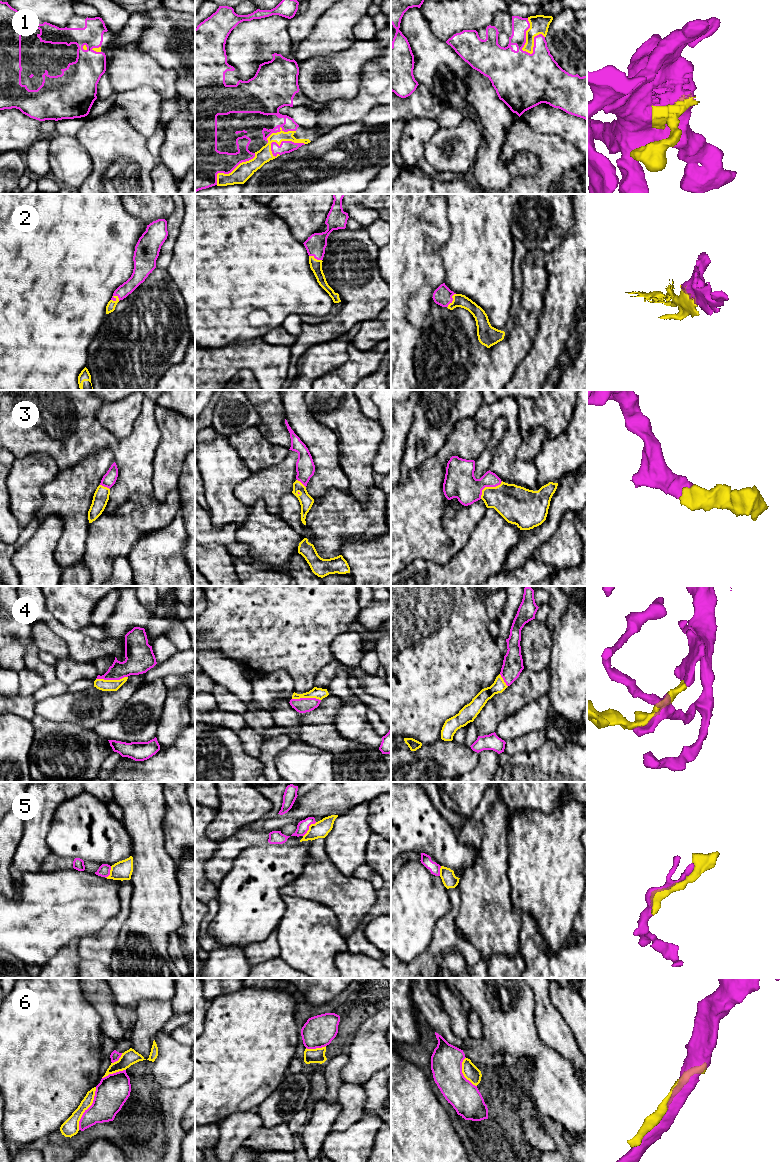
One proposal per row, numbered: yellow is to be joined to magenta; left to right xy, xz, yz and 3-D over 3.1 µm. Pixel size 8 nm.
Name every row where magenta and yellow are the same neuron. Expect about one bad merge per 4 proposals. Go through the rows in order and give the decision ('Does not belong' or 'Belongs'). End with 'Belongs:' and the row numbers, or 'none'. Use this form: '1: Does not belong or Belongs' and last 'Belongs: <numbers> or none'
1: Belongs
2: Belongs
3: Belongs
4: Belongs
5: Does not belong
6: Belongs
Belongs: 1, 2, 3, 4, 6

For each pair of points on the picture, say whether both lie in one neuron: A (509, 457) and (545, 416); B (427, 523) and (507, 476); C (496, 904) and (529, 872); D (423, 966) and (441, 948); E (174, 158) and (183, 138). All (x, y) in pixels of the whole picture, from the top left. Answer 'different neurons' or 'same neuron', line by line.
A: different neurons
B: different neurons
C: different neurons
D: same neuron
E: same neuron

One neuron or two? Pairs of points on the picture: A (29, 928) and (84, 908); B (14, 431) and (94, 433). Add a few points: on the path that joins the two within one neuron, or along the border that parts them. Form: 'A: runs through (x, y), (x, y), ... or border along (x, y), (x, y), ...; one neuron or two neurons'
A: runs through (43, 920), (55, 908), (70, 908); one neuron
B: runs through (34, 431), (40, 431), (61, 446), (74, 436); one neuron

